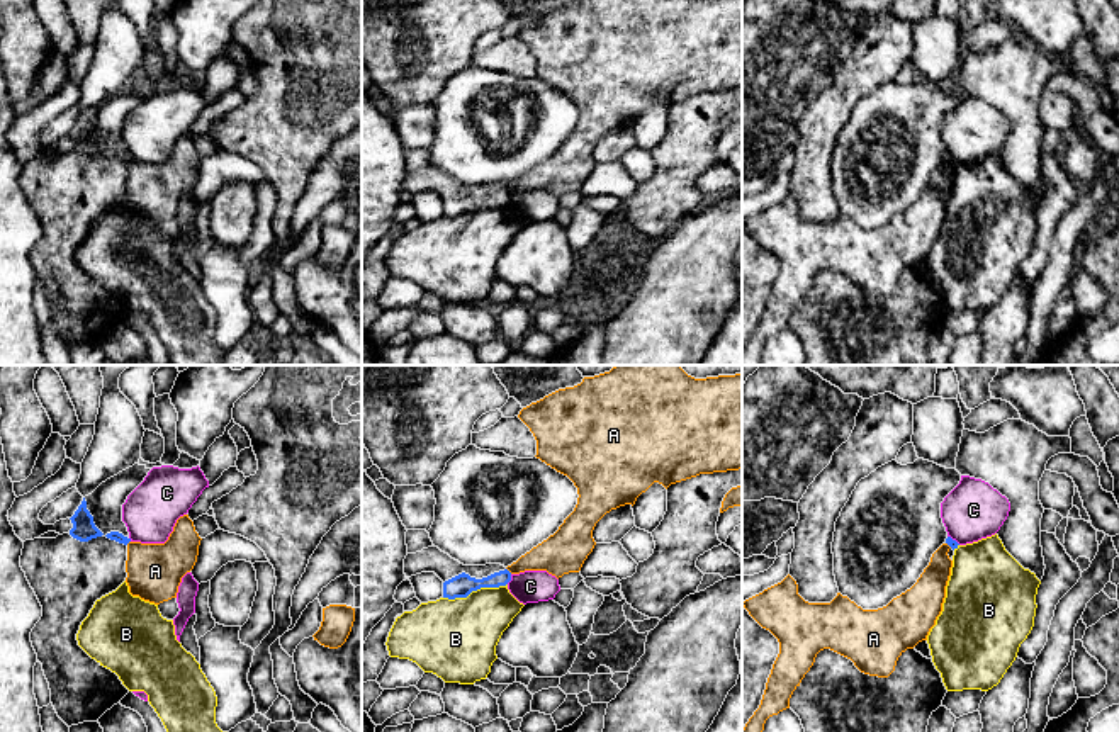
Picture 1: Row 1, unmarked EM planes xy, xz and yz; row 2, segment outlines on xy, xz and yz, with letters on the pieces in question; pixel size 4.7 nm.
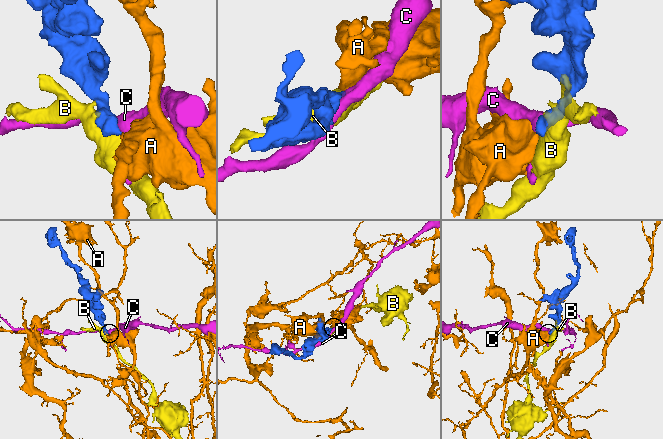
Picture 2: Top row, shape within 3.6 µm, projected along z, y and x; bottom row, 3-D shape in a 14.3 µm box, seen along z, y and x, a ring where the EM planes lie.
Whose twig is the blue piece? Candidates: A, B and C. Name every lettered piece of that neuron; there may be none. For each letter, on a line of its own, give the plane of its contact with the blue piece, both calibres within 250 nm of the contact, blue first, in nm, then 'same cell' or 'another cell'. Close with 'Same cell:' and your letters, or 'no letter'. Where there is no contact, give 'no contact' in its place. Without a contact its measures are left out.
A: meets blue in xz; 110 nm thick on the blue side, 180 nm on the other; another cell
B: meets blue in xz; 110 nm thick on the blue side, 380 nm on the other; another cell
C: meets blue in xz; 110 nm thick on the blue side, 160 nm on the other; another cell
Same cell: no letter

